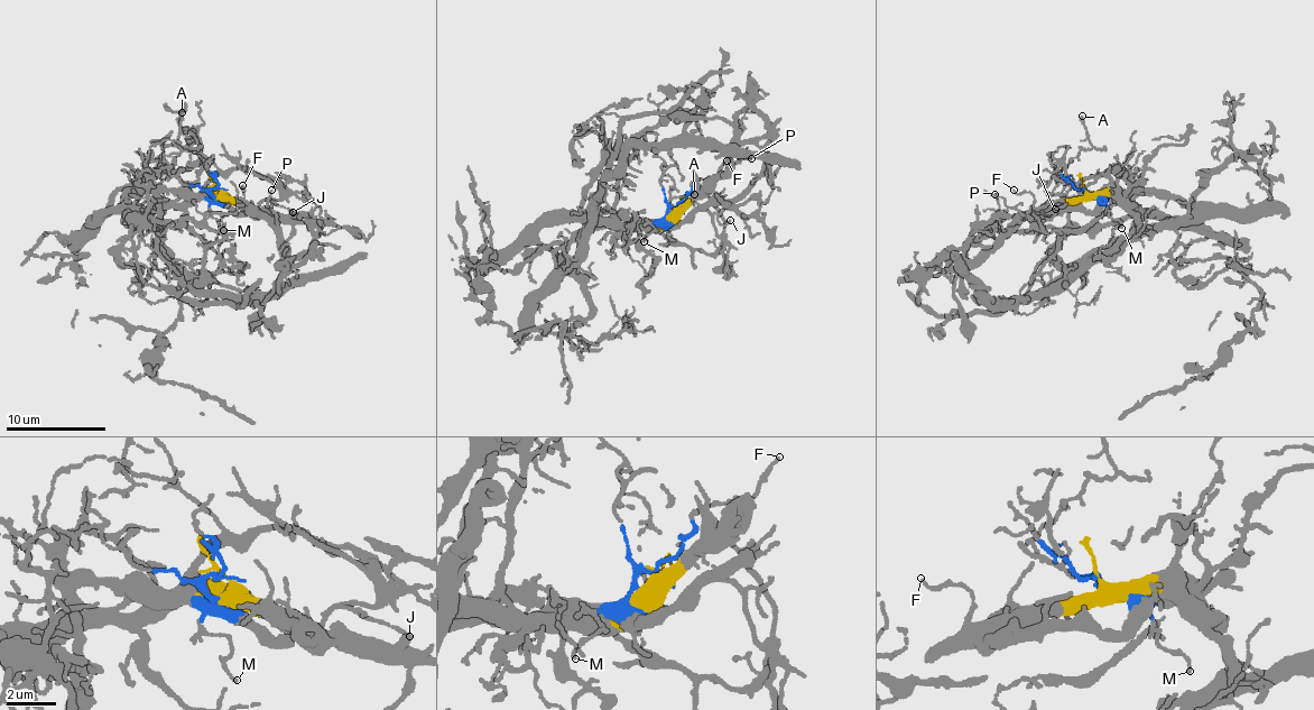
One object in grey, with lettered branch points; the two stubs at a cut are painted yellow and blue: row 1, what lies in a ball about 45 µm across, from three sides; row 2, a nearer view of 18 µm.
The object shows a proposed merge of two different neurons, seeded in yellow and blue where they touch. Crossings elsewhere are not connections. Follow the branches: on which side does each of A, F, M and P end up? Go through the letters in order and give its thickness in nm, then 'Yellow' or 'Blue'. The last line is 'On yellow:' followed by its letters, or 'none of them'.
A: Thickness 190 nm. Blue
F: Thickness 140 nm. Yellow
M: Thickness 80 nm. Blue
P: Thickness 110 nm. Yellow
On yellow: F, P

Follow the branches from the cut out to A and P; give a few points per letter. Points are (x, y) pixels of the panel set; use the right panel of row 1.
A: (1083, 187), (1083, 191), (1073, 190), (1058, 174), (1091, 146), (1081, 116)
P: (1083, 187), (1083, 194), (1058, 202), (1038, 217), (1016, 220), (1005, 228), (995, 193)

